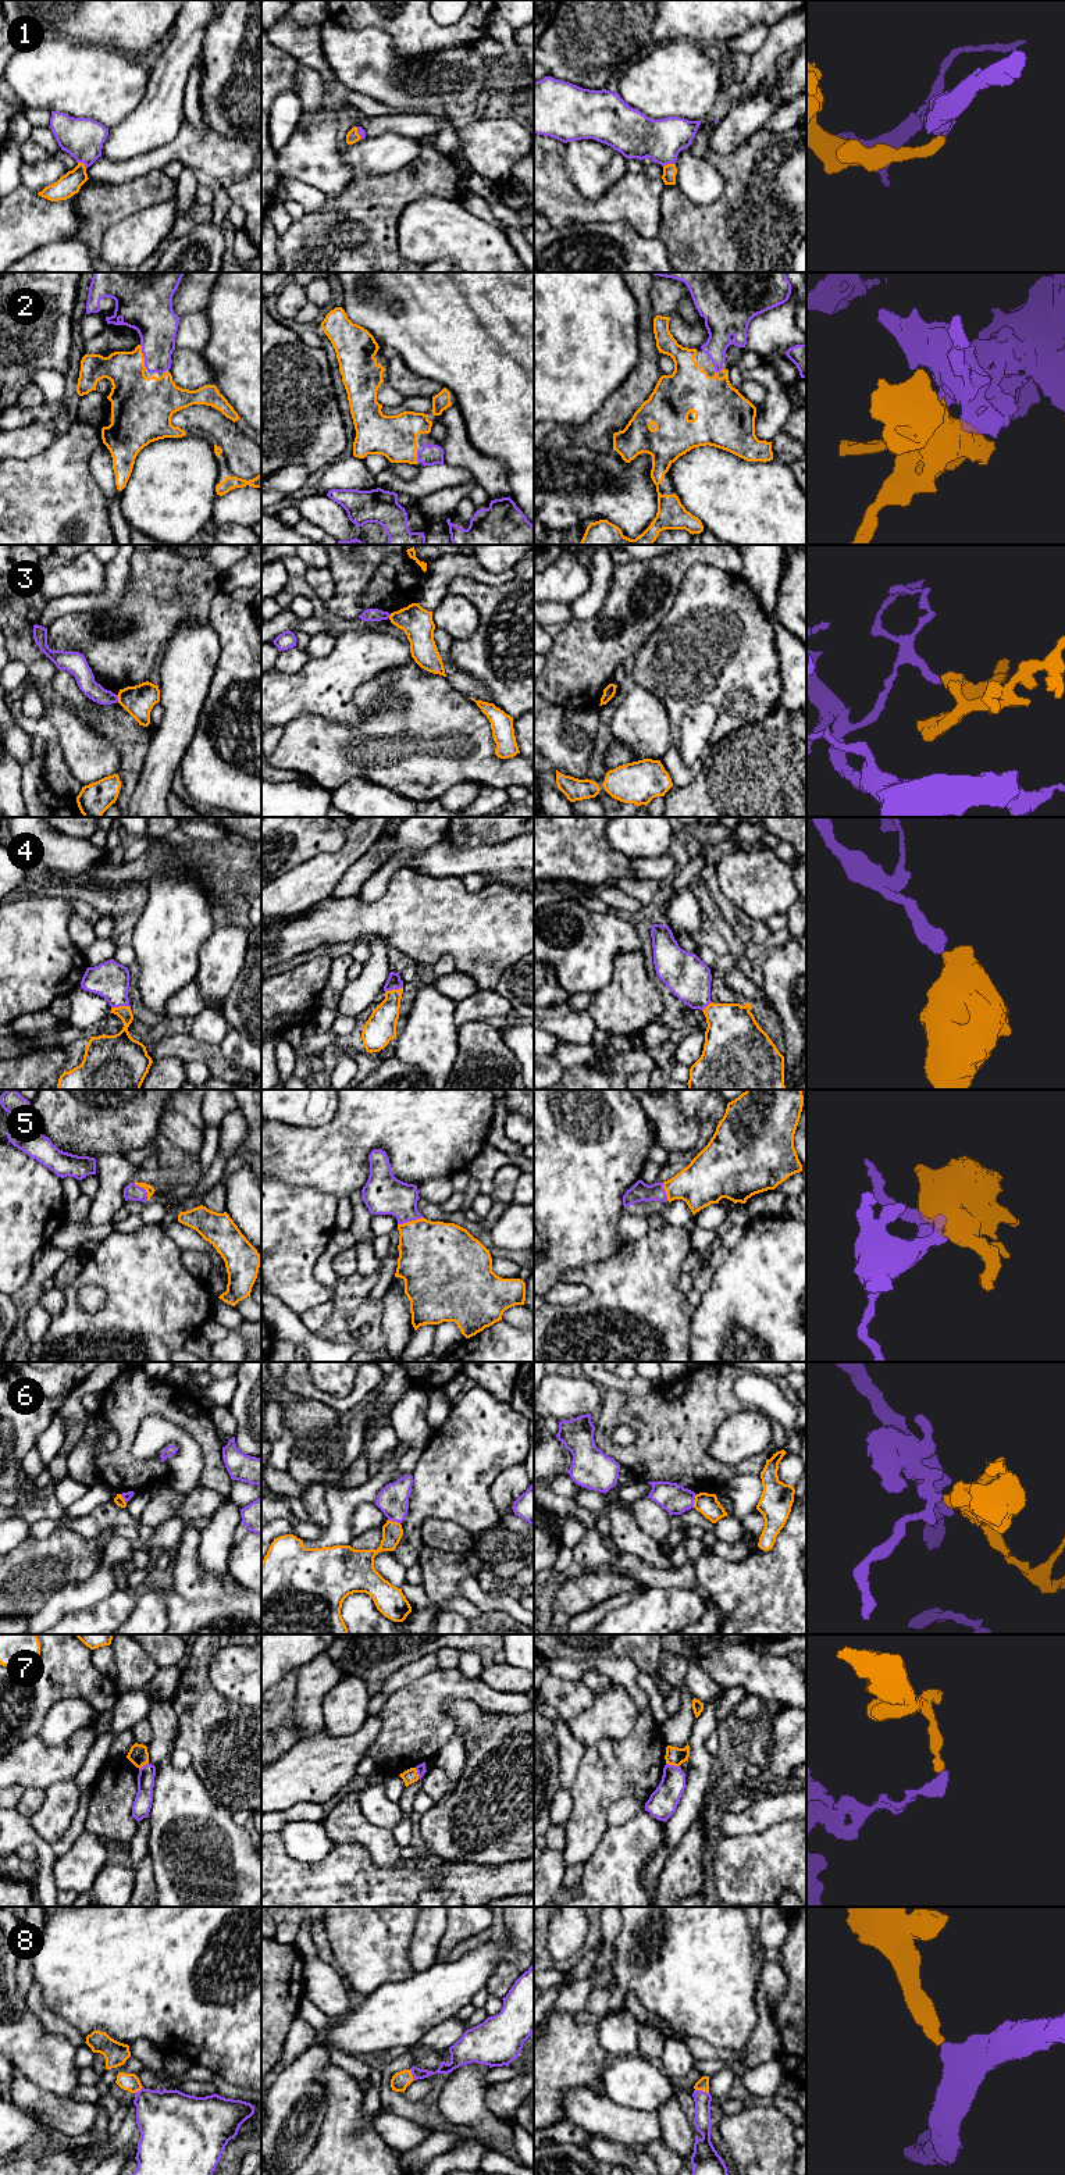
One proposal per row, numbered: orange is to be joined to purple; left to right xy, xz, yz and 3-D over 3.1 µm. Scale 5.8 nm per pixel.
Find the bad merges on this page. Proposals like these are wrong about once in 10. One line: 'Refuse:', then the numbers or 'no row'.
Refuse: 3, 6, 7

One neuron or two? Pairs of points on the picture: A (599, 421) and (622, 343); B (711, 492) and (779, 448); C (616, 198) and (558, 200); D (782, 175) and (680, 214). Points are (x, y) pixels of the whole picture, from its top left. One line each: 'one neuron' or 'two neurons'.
A: two neurons
B: two neurons
C: one neuron
D: one neuron

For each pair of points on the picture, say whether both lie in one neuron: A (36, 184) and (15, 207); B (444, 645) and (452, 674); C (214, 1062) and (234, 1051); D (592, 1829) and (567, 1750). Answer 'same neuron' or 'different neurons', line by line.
A: different neurons
B: same neuron
C: different neurons
D: different neurons

